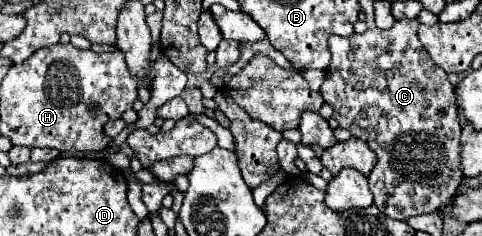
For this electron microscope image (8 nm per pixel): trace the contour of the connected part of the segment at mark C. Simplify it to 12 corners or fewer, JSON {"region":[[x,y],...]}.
{"region":[[417,20],[331,36],[333,118],[393,220],[449,206],[455,88]]}

